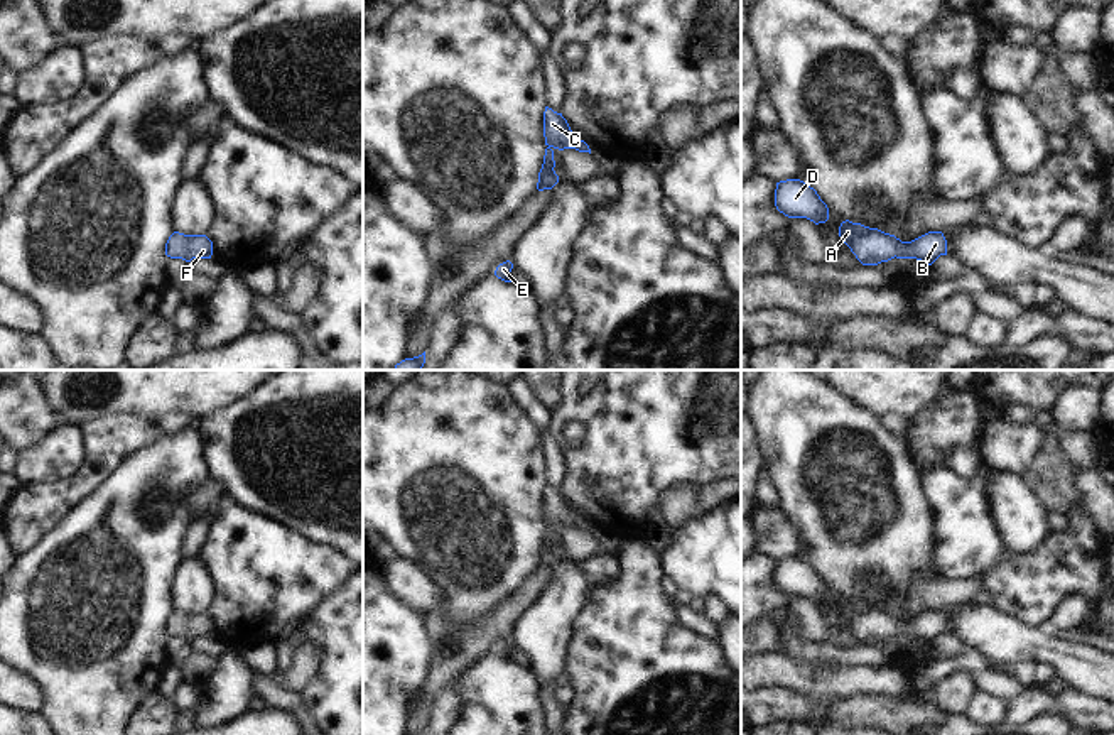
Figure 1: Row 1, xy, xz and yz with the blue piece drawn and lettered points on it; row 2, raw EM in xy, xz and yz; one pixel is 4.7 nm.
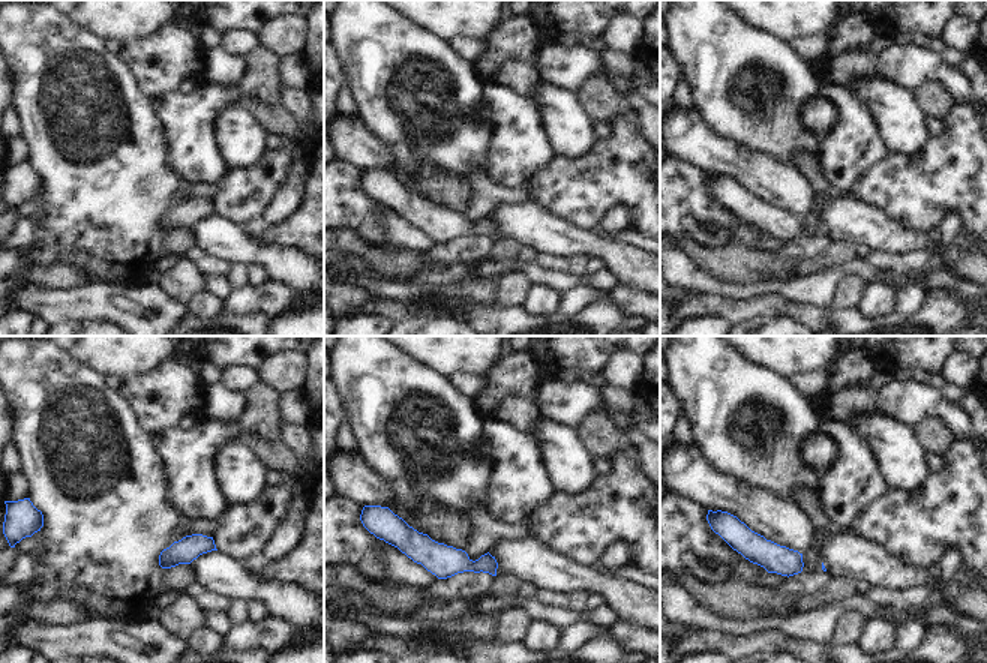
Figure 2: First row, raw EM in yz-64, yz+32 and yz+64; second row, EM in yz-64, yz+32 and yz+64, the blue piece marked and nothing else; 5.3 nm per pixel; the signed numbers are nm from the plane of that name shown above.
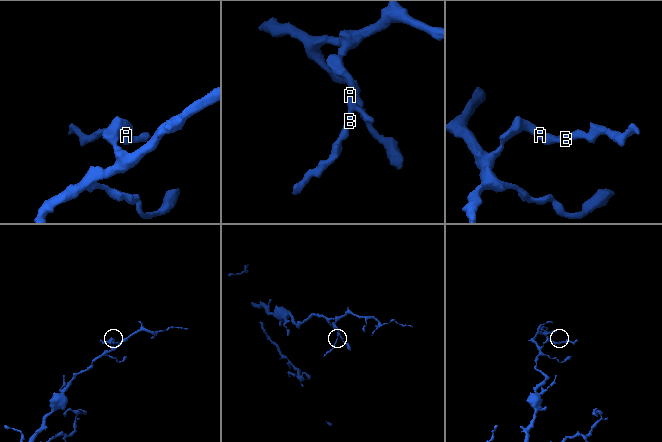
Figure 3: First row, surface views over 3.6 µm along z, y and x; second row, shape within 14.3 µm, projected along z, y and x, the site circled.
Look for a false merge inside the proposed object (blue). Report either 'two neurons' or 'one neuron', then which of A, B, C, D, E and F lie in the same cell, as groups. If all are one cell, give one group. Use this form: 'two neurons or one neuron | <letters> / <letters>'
one neuron | A B C D E F

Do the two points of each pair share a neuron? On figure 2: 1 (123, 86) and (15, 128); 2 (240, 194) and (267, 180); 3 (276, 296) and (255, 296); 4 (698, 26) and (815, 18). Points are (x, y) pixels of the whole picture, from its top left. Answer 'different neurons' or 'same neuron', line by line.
1: different neurons
2: same neuron
3: same neuron
4: different neurons

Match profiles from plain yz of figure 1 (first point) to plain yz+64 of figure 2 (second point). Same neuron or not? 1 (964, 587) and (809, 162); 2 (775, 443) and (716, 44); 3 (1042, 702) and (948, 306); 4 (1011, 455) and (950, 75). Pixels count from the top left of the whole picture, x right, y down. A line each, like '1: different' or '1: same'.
1: same
2: same
3: different
4: same

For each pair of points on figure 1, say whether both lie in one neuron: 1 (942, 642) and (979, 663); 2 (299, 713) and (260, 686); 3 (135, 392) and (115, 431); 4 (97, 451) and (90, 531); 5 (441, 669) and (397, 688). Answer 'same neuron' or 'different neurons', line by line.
1: different neurons
2: same neuron
3: different neurons
4: different neurons
5: different neurons

